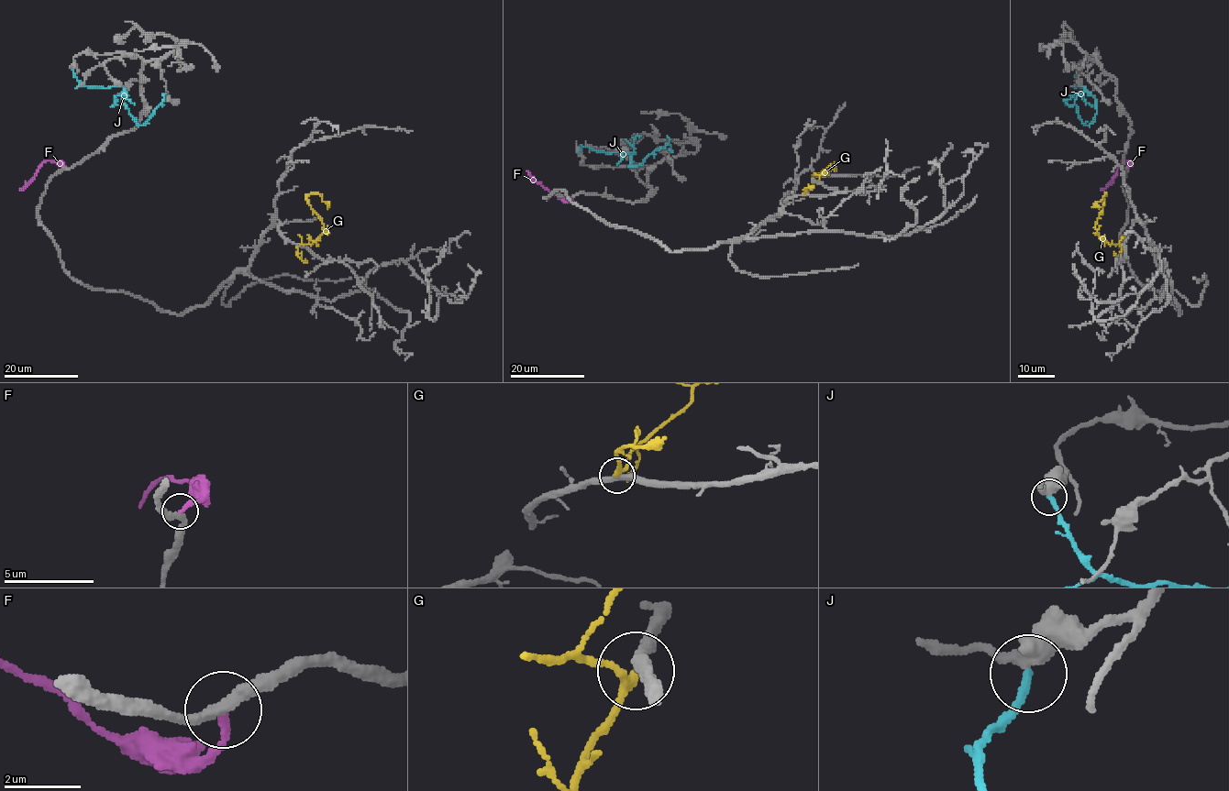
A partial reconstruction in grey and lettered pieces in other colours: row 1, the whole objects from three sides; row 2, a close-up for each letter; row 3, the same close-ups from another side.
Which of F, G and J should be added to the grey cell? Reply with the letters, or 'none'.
none

